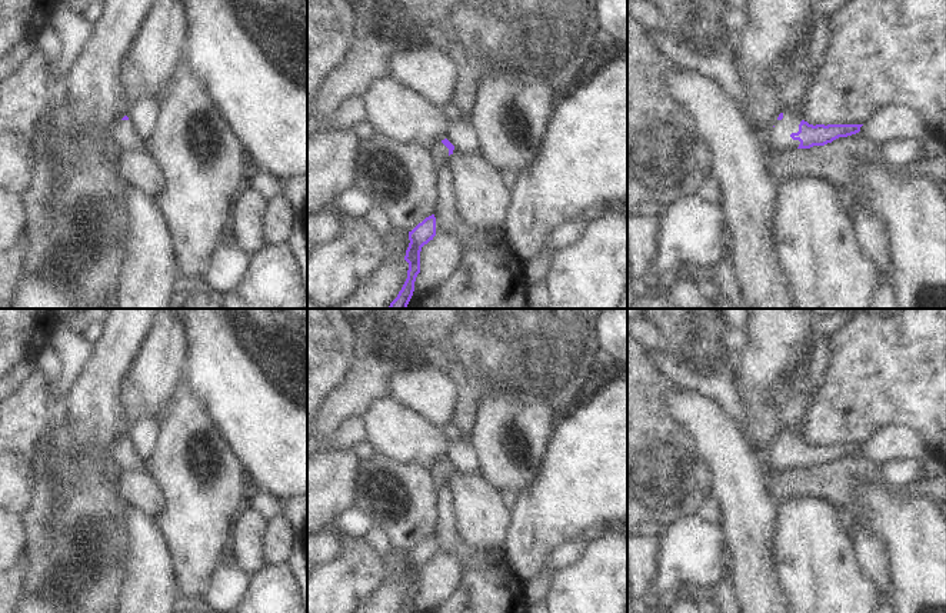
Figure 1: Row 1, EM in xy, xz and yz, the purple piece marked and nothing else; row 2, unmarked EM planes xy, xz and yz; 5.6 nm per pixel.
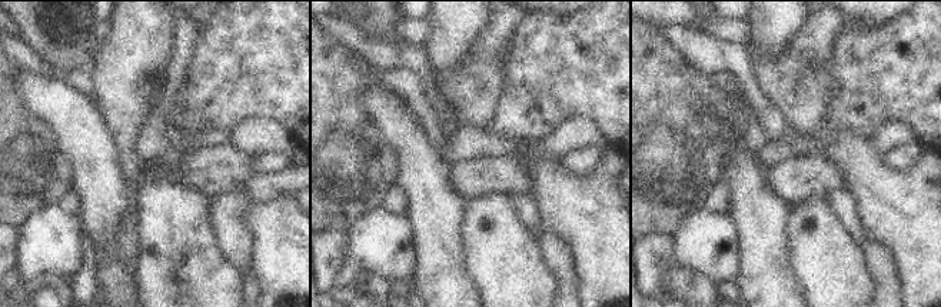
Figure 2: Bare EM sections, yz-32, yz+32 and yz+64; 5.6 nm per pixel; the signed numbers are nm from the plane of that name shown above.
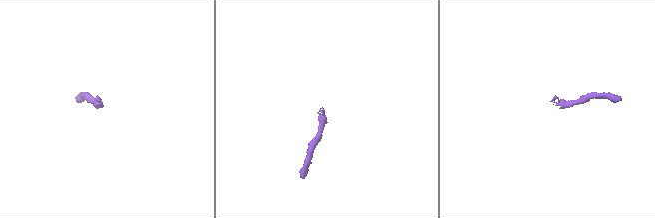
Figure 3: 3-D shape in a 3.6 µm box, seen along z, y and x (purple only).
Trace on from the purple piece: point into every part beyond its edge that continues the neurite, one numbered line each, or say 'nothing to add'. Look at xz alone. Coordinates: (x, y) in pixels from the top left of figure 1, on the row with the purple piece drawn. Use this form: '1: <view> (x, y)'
1: xz (440, 153)

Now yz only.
1: yz (779, 137)

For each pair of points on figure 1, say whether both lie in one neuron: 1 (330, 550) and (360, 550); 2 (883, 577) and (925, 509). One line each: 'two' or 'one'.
1: two
2: two

